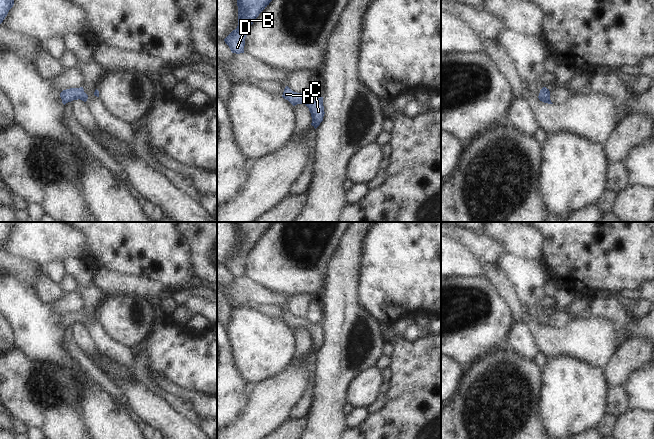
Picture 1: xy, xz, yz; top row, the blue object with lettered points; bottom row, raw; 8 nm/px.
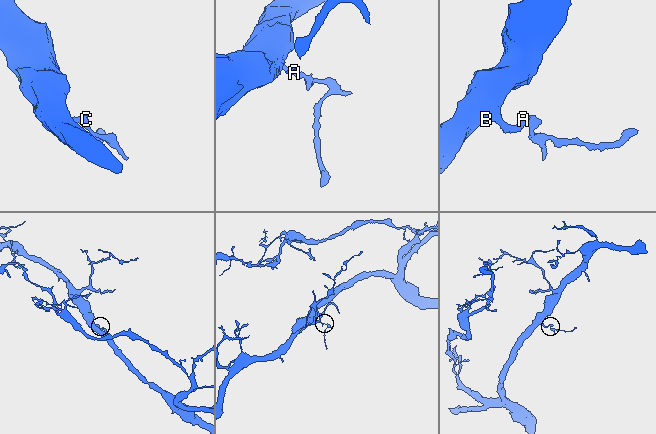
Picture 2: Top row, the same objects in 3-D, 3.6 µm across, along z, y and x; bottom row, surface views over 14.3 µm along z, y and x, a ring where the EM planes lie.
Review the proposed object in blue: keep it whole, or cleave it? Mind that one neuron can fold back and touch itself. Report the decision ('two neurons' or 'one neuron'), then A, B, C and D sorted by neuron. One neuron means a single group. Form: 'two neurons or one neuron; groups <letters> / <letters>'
one neuron; groups A B C D

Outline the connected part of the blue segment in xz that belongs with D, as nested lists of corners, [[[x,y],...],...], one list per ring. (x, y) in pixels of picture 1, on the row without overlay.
[[[236,222],[238,250],[225,263],[232,277],[244,277],[245,262],[249,251],[273,222]]]

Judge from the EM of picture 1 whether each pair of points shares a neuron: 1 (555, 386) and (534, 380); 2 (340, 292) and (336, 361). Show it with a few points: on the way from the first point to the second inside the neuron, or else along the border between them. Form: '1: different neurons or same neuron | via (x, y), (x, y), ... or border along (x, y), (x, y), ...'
1: different neurons | border along (542, 372), (541, 398), (538, 405)
2: same neuron | via (340, 309), (340, 344)

